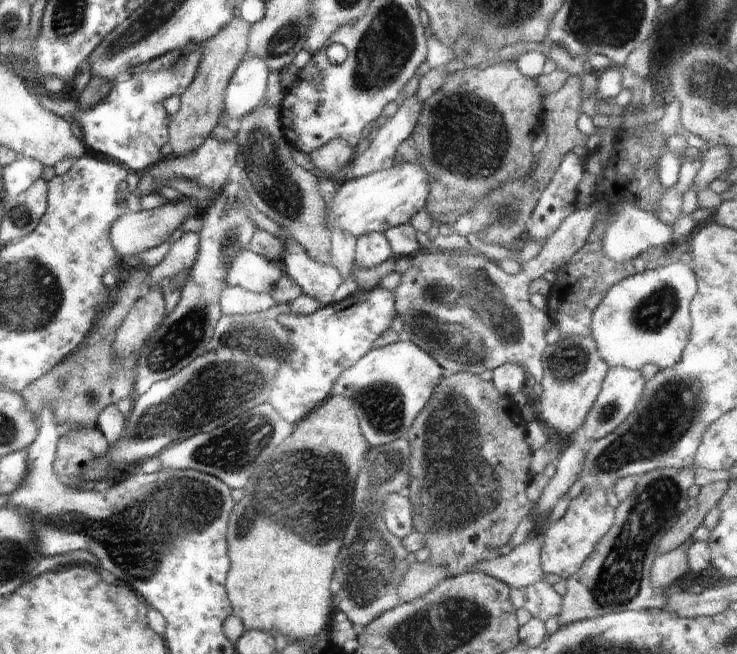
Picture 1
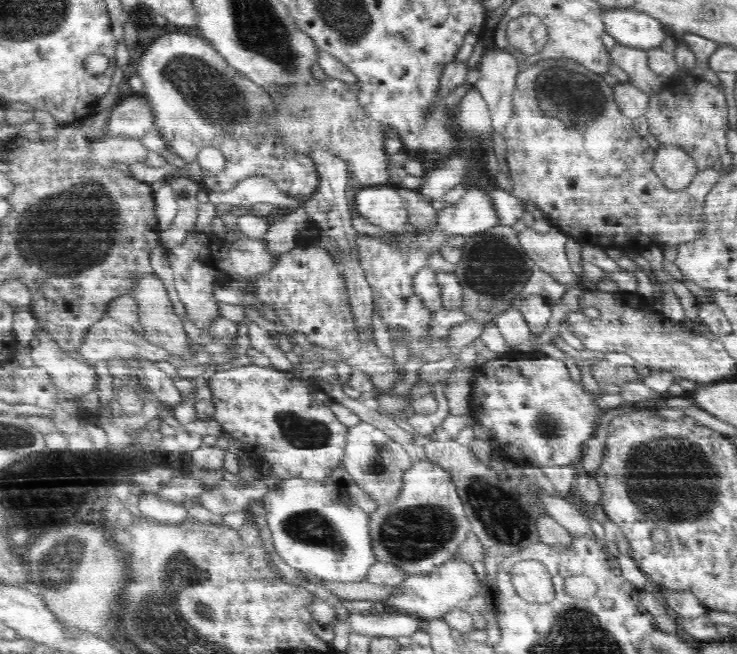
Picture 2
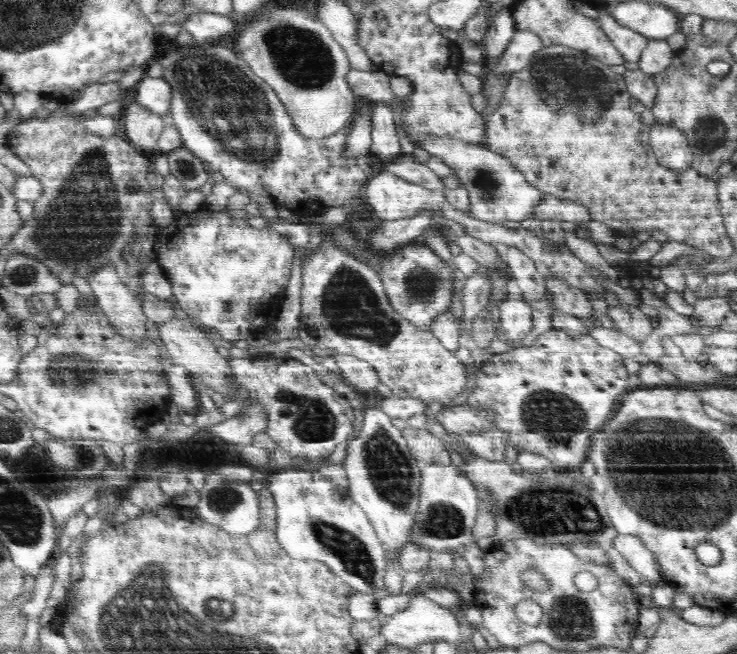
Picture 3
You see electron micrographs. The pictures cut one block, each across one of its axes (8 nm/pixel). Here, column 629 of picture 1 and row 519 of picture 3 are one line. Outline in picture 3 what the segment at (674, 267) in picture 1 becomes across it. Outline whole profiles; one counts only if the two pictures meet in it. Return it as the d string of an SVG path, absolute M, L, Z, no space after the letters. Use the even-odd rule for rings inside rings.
M288 468L280 470L278 474L272 472L263 480L263 485L274 497L277 517L276 539L288 556L293 559L324 562L332 573L342 578L354 592L372 595L385 588L386 557L382 544L374 527L349 493L339 489L332 480L306 468L304 470Z

